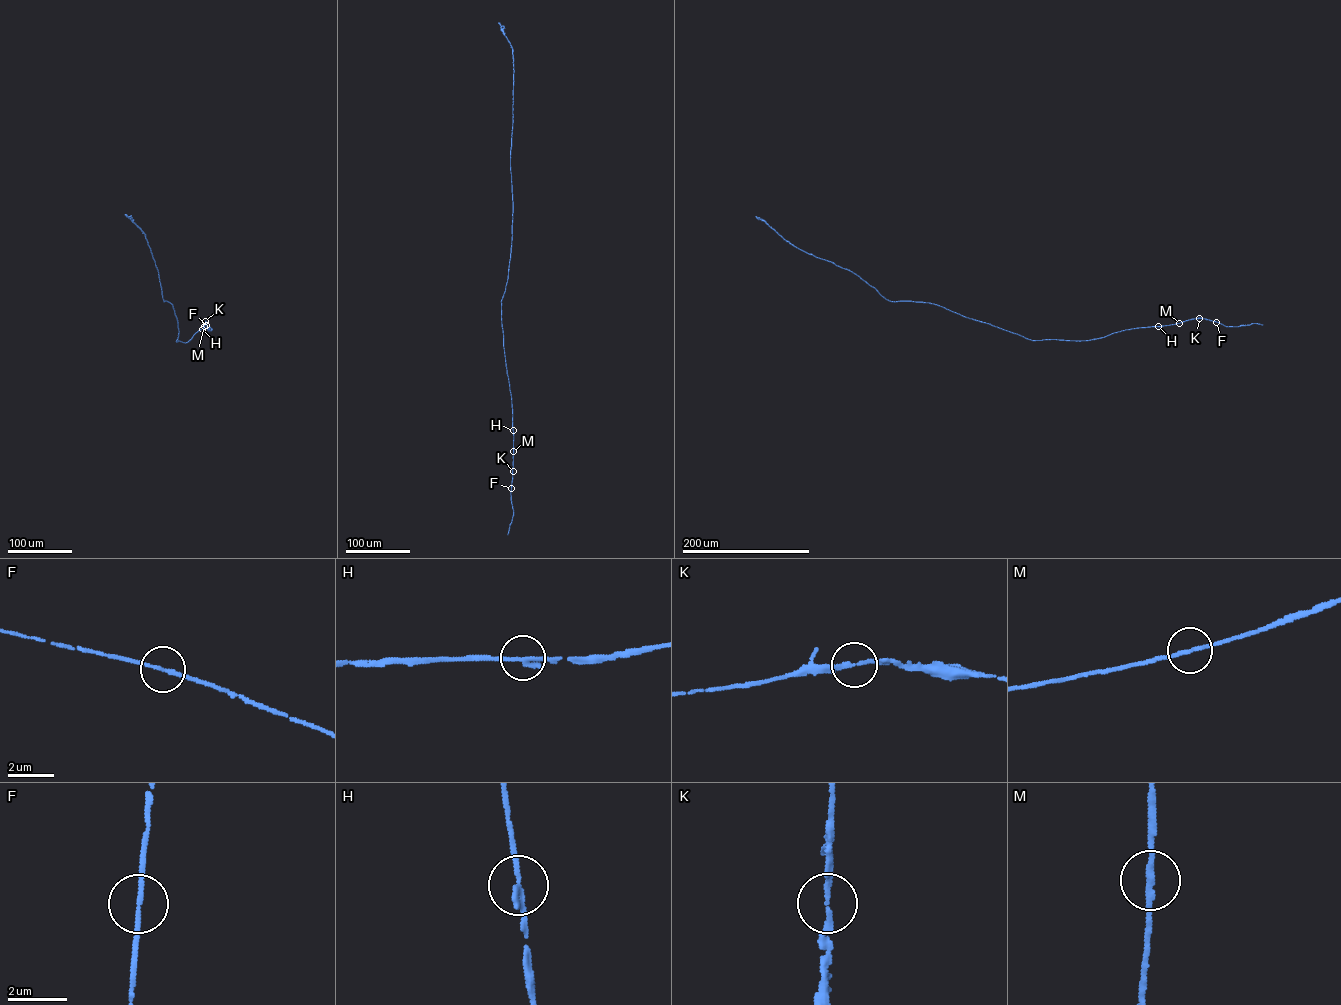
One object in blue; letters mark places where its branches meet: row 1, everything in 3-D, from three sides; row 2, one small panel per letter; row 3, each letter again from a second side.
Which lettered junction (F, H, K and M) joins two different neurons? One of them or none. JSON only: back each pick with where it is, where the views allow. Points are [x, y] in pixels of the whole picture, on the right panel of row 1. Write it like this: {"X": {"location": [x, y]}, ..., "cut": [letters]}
{"cut": []}

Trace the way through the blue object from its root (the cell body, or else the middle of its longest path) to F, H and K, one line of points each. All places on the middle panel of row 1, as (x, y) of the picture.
F: (509, 266), (501, 302), (512, 411), (511, 488)
H: (509, 266), (501, 301), (501, 320), (513, 430)
K: (509, 266), (501, 301), (501, 320), (512, 407), (513, 471)

